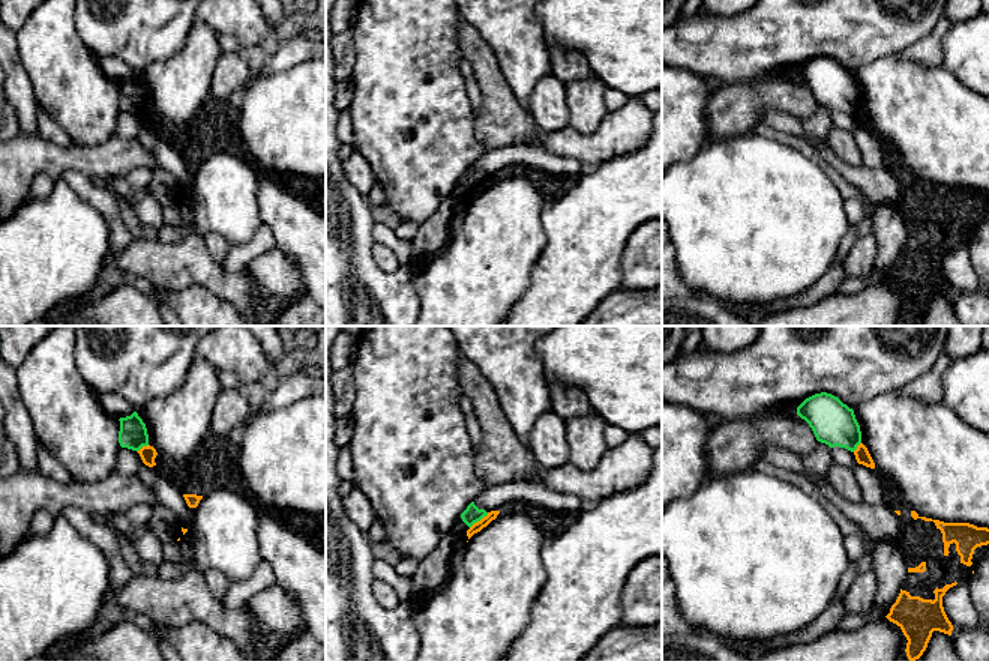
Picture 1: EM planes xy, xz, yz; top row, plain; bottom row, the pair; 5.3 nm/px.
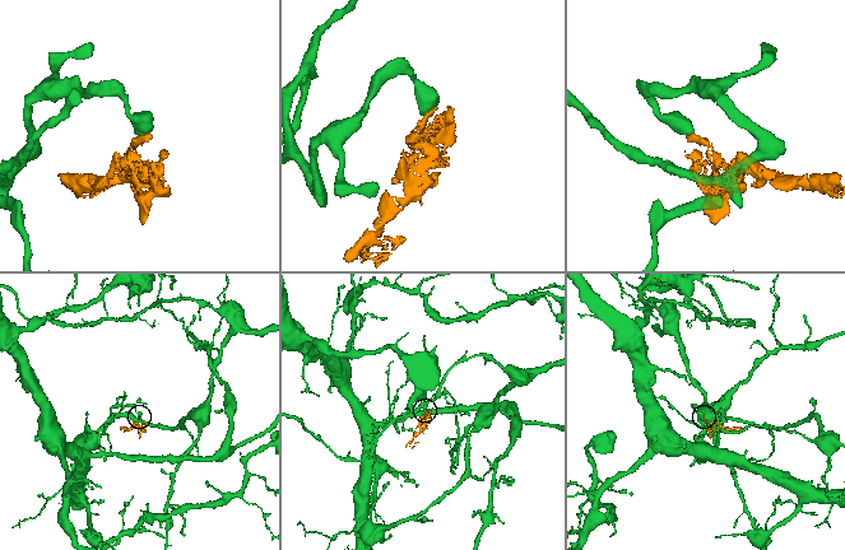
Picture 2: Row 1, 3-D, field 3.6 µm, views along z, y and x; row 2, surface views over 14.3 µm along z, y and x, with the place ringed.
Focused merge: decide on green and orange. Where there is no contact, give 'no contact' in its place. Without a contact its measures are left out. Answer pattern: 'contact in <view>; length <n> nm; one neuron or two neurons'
contact in xz; length 130 nm; two neurons

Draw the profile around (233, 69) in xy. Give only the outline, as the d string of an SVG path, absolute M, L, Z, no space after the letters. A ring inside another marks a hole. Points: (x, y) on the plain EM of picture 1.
M239 53L221 54L210 86L210 96L227 101L234 99L237 92L251 78L254 63Z

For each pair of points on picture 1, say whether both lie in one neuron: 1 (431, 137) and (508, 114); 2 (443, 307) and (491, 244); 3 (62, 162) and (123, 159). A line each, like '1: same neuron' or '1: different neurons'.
1: different neurons
2: same neuron
3: same neuron

